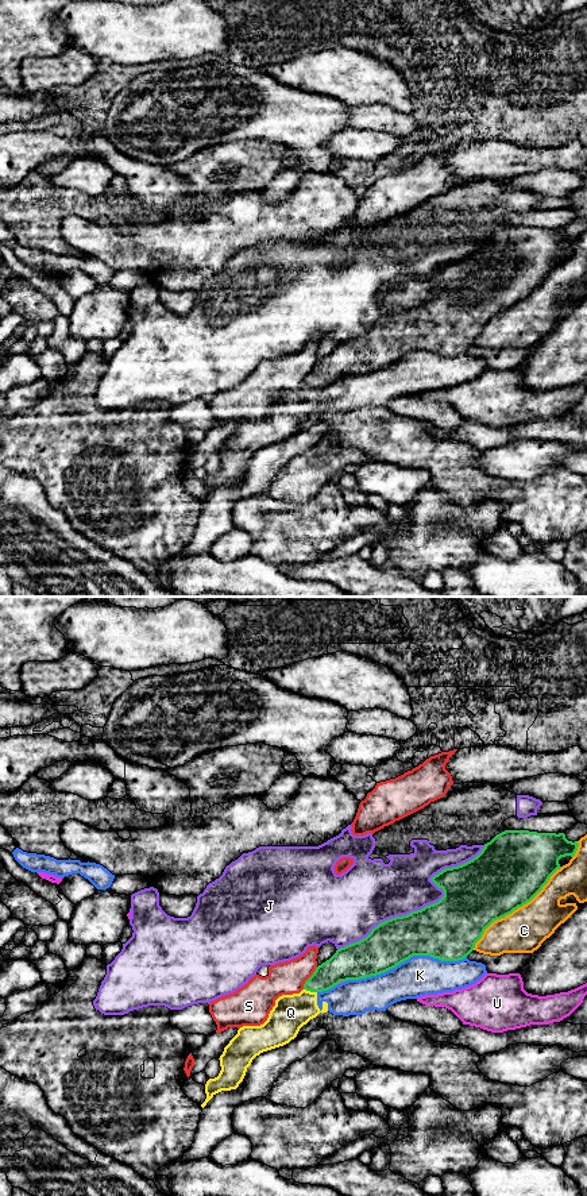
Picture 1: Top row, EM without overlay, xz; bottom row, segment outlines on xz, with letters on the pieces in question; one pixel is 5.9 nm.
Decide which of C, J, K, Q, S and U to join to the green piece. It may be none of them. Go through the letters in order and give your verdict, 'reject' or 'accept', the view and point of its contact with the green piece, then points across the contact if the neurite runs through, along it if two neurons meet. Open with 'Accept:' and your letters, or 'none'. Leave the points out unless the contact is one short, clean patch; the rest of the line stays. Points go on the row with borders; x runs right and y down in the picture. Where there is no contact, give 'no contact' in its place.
Accept: none
C: reject; meets green in xz at (514, 909)
J: reject; meets green in xz at (425, 906)
K: reject; meets green in xz at (405, 960)
Q: reject; meets green in xz at (311, 991)
S: reject; meets green in xz at (309, 977)
U: reject; meets green in xz at (340, 980)

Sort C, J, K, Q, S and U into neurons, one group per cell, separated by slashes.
C / J / K Q / S / U

